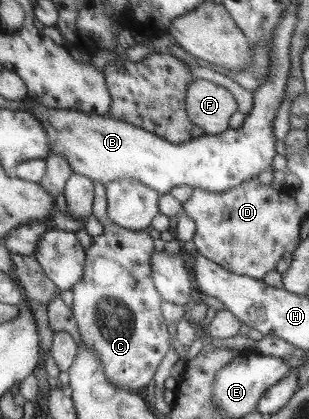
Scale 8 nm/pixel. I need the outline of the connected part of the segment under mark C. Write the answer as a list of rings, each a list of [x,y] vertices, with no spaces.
[[[96,184],[92,212],[104,226],[104,231],[101,235],[94,236],[92,244],[85,249],[85,268],[80,281],[73,285],[71,308],[82,340],[101,357],[108,381],[118,387],[137,391],[153,382],[156,368],[171,351],[172,339],[161,310],[164,299],[156,289],[150,265],[155,252],[150,228],[131,230],[116,225],[107,213],[107,202],[106,186]]]

